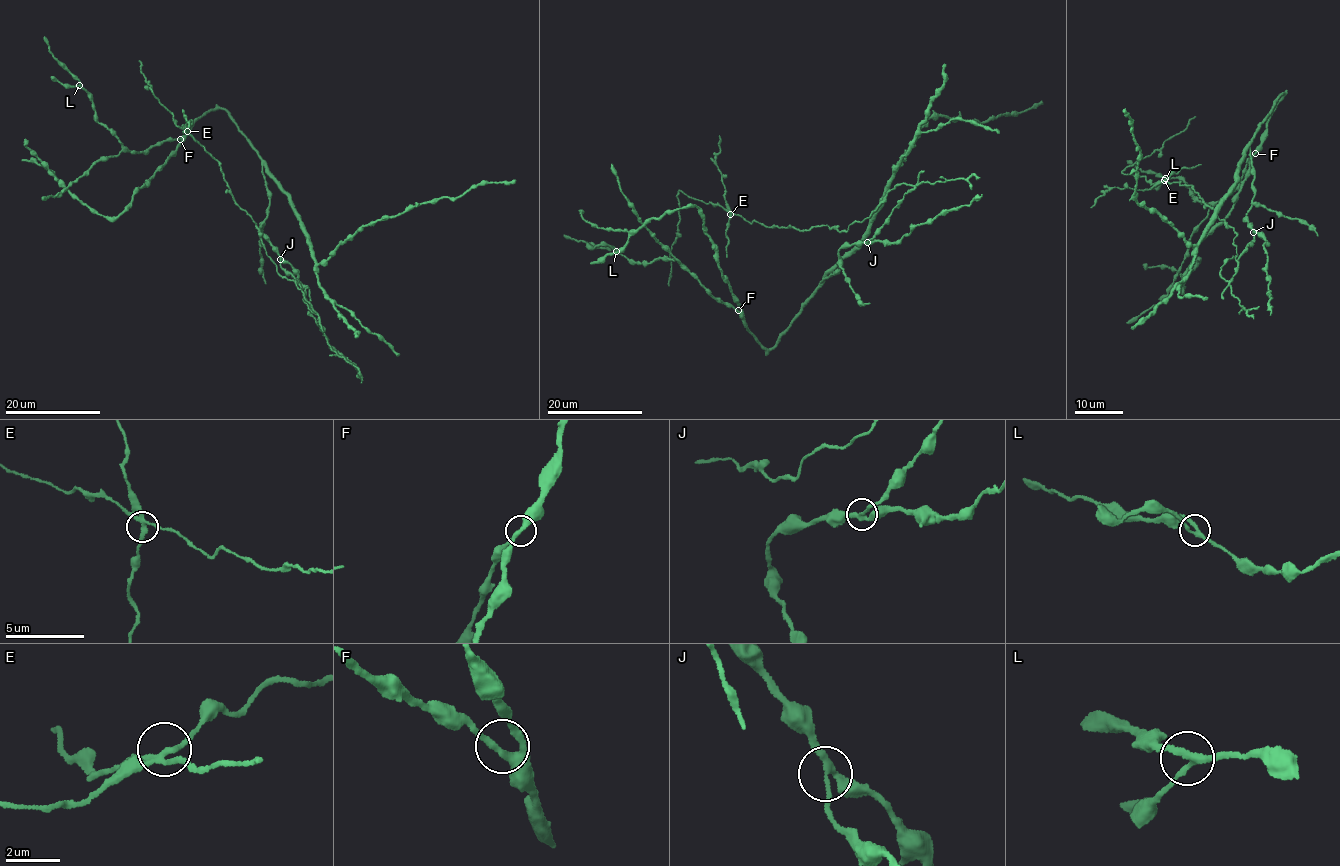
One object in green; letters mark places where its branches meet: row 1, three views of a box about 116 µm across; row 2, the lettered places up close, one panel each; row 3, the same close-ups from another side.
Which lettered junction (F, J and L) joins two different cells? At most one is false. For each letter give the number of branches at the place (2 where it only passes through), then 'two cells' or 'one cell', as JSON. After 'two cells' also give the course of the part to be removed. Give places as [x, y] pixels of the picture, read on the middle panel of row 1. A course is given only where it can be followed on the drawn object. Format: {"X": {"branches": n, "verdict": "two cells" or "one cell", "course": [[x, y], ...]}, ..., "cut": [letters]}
{"F": {"branches": 3, "verdict": "one cell"}, "J": {"branches": 3, "verdict": "two cells", "course": [[866, 242], [913, 187], [896, 185], [841, 232], [751, 223], [679, 191], [669, 285]]}, "L": {"branches": 3, "verdict": "one cell"}, "cut": ["J"]}

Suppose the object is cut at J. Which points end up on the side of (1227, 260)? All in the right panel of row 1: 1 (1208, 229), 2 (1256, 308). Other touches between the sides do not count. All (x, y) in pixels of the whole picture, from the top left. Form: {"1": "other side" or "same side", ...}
{"1": "other side", "2": "same side"}

